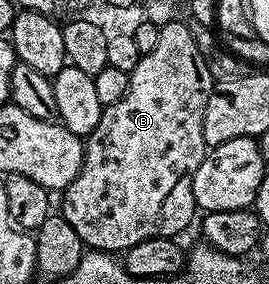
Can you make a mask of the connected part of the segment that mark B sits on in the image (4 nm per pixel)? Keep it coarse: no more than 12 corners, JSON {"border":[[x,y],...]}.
{"border":[[159,27],[61,216],[88,250],[178,238],[213,78]]}

